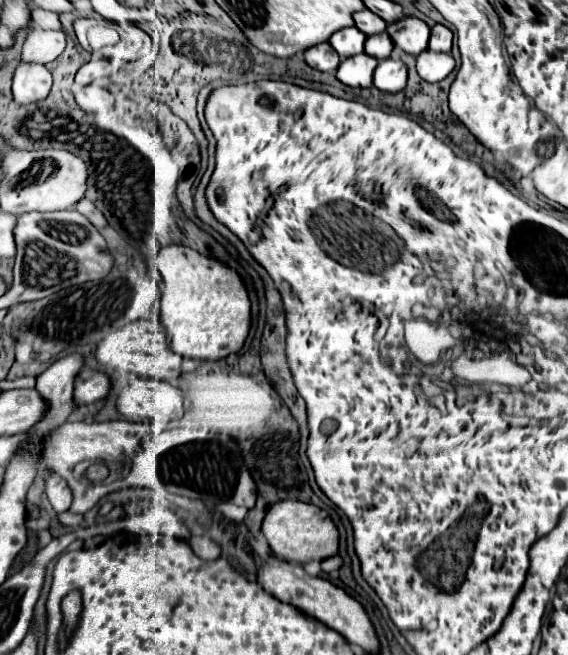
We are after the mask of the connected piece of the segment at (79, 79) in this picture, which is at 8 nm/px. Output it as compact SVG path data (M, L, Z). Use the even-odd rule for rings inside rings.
M92 59L86 65L80 67L80 71L76 73L76 83L78 85L90 85L94 79L100 77L108 77L110 75L110 65L104 59Z

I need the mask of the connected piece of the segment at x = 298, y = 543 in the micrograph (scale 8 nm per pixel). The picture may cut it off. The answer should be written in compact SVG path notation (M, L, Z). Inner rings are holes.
M280 501L274 503L260 525L262 535L266 537L270 549L276 557L290 561L290 563L308 563L308 561L322 561L326 557L336 555L338 551L338 531L328 517L316 505L302 503L302 501Z

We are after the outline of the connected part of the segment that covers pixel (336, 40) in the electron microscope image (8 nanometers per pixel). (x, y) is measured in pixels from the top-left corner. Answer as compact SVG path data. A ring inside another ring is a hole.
M356 27L340 29L336 31L336 35L330 37L330 45L336 49L342 61L352 55L364 53L364 41L366 41L366 35L362 31L356 31Z

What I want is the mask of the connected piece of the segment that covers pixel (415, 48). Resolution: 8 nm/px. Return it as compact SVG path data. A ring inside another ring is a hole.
M404 17L396 23L388 25L388 35L398 45L410 55L420 55L424 49L428 49L428 37L430 37L430 27L416 17Z

